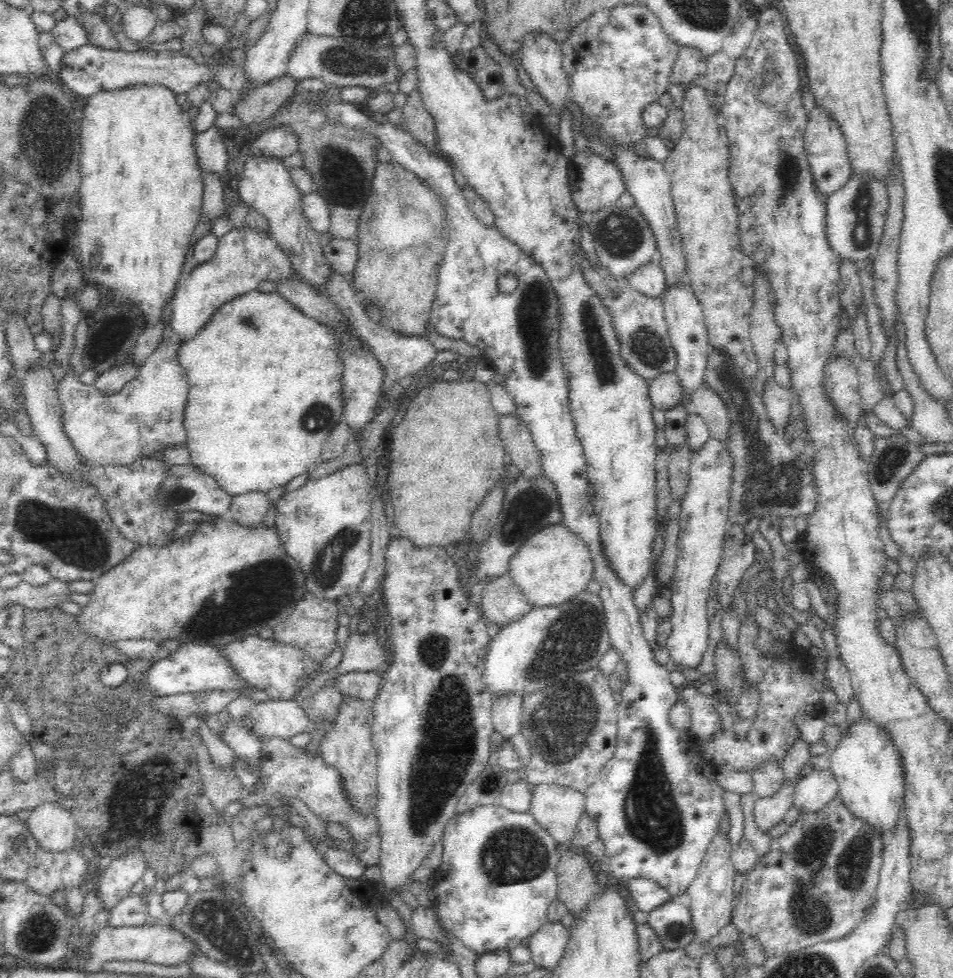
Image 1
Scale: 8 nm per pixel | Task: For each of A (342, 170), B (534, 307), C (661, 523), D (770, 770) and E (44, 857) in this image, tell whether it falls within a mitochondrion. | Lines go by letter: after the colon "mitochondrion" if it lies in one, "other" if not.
A: mitochondrion
B: mitochondrion
C: other
D: other
E: other

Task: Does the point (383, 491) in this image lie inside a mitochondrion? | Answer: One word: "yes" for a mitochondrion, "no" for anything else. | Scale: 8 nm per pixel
no

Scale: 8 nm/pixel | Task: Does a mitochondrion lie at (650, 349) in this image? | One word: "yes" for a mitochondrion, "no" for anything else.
yes

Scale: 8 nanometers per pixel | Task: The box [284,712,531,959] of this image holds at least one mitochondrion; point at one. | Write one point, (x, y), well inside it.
(486, 782)

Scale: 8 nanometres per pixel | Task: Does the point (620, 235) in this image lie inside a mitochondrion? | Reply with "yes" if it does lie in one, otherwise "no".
yes

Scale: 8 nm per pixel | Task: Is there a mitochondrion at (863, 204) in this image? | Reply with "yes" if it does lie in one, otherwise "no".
yes

